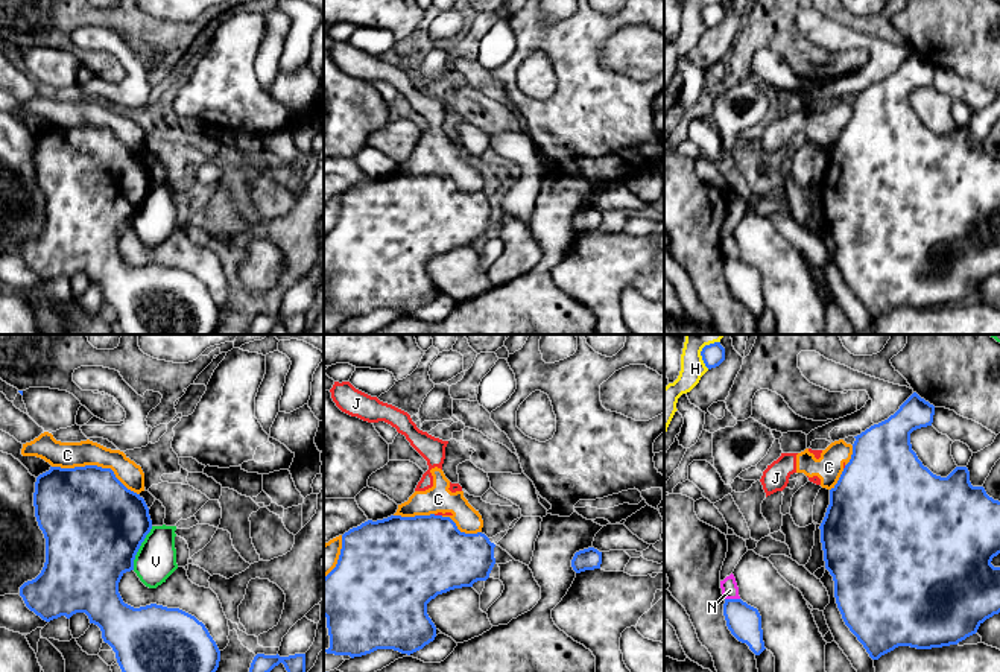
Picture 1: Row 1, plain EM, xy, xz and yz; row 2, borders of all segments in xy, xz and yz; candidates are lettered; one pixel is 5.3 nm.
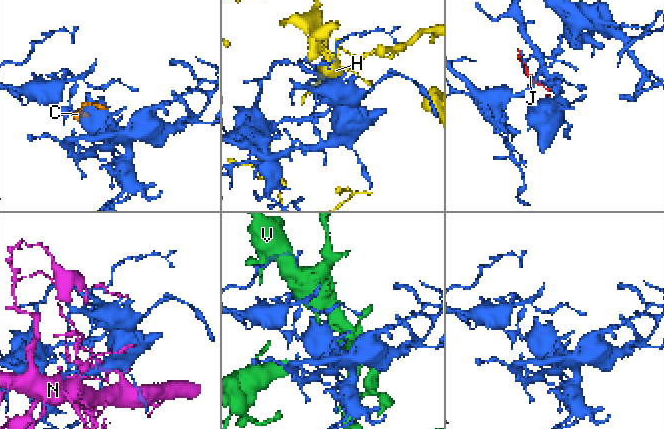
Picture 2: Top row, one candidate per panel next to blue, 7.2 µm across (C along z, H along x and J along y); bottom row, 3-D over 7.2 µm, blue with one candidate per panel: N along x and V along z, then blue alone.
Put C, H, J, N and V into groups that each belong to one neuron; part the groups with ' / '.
C J / H / N / V

